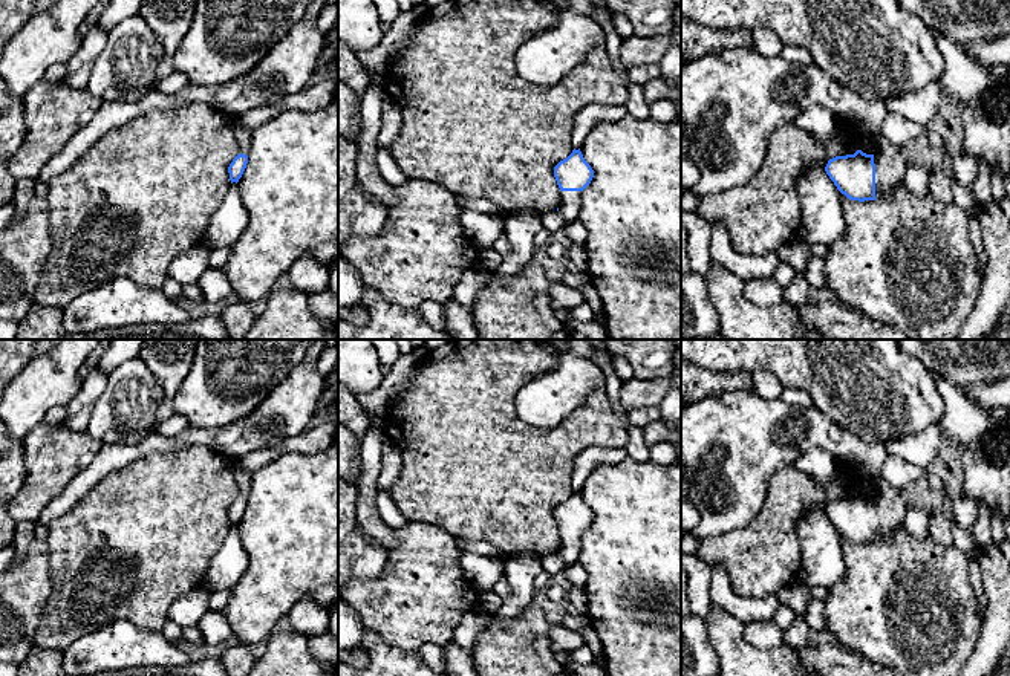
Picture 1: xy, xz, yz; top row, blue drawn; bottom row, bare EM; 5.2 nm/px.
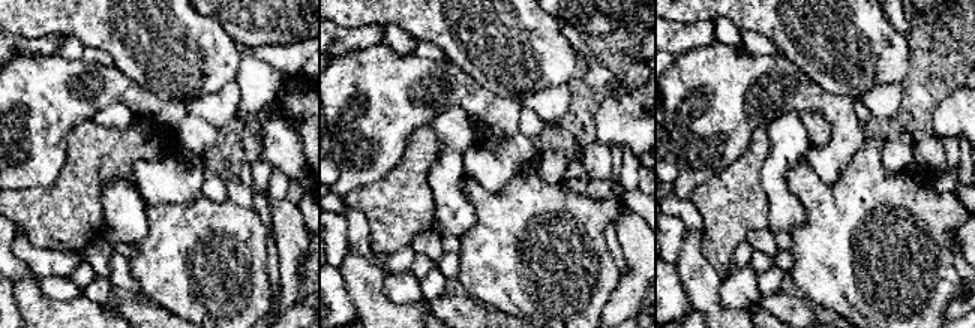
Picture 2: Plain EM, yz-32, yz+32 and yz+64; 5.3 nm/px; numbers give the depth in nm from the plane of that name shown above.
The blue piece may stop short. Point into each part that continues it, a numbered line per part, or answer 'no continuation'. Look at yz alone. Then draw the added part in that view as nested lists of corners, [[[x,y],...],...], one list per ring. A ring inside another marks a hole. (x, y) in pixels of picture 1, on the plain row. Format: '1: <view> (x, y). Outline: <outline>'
1: yz (732, 444). Outline: [[[747,390],[715,395],[681,411],[687,500],[699,512],[693,537],[747,528],[768,503],[770,479],[813,448],[826,450],[860,477],[858,492],[874,499],[875,541],[904,526],[904,497],[881,476],[886,445],[862,440],[814,405],[767,401]]]

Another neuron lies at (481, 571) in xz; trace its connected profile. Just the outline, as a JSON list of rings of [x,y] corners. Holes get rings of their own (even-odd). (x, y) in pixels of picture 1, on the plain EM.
[[[462,551],[459,555],[461,569],[470,584],[477,590],[493,590],[503,578],[503,560]]]

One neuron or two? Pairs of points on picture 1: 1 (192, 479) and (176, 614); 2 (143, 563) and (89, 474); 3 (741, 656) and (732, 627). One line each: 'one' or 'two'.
1: two
2: two
3: one

